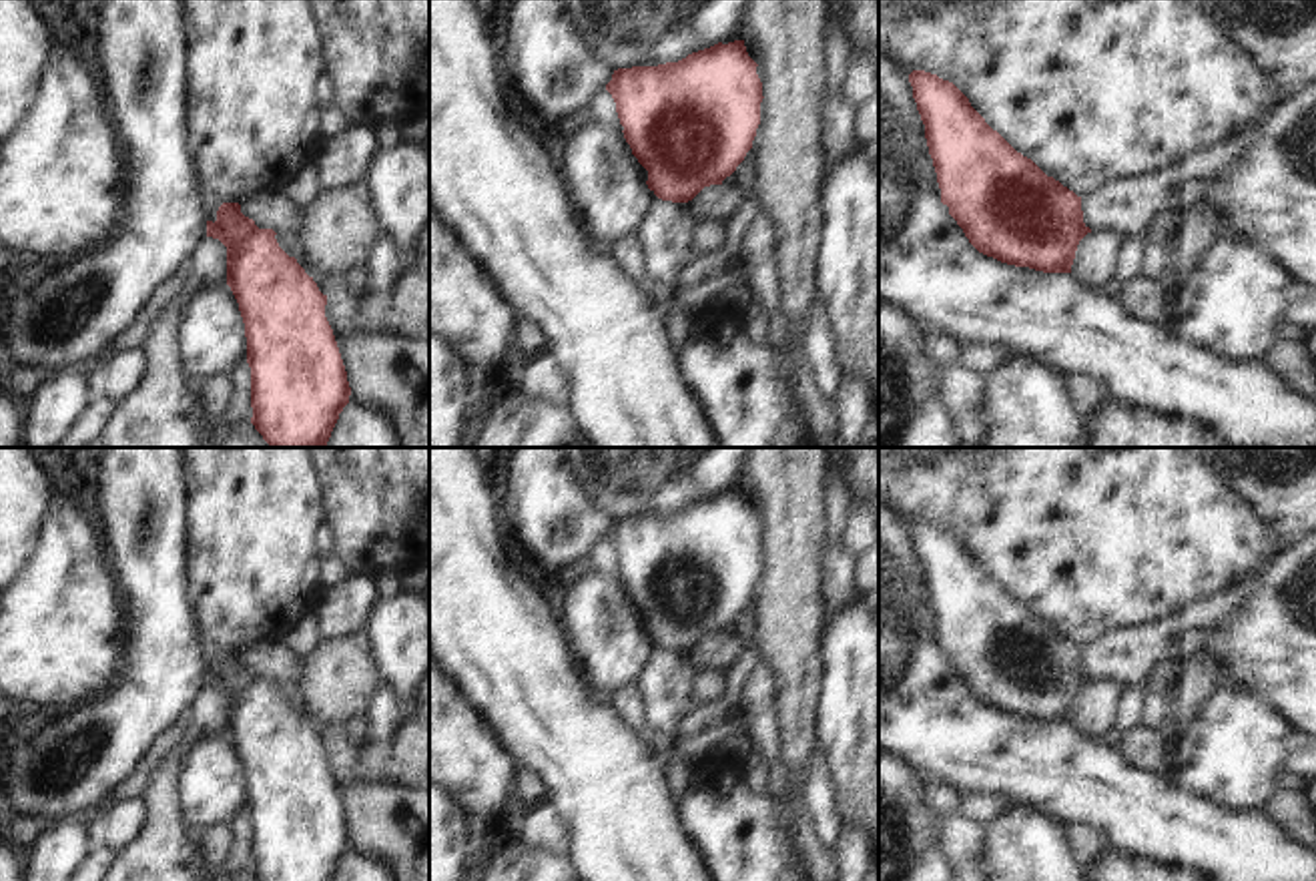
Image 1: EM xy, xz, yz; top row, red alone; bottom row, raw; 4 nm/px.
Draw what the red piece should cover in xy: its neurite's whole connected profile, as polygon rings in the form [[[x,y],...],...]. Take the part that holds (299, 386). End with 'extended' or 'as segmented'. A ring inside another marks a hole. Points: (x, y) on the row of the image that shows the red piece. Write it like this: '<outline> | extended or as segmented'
[[[223,203],[217,221],[207,221],[207,237],[227,247],[227,285],[245,323],[251,367],[251,423],[269,448],[327,448],[339,413],[349,403],[347,371],[325,317],[323,295],[277,243],[273,229],[259,229],[239,203]]] | as segmented

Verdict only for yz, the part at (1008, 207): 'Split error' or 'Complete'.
Complete

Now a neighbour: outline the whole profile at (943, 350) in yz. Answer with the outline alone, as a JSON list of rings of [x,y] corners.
[[[927,329],[925,345],[927,345],[927,353],[933,357],[937,367],[943,369],[947,365],[959,363],[963,347],[957,341],[953,341],[951,337]]]

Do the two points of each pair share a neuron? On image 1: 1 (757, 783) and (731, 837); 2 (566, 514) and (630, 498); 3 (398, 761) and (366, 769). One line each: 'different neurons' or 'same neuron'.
1: different neurons
2: different neurons
3: same neuron

